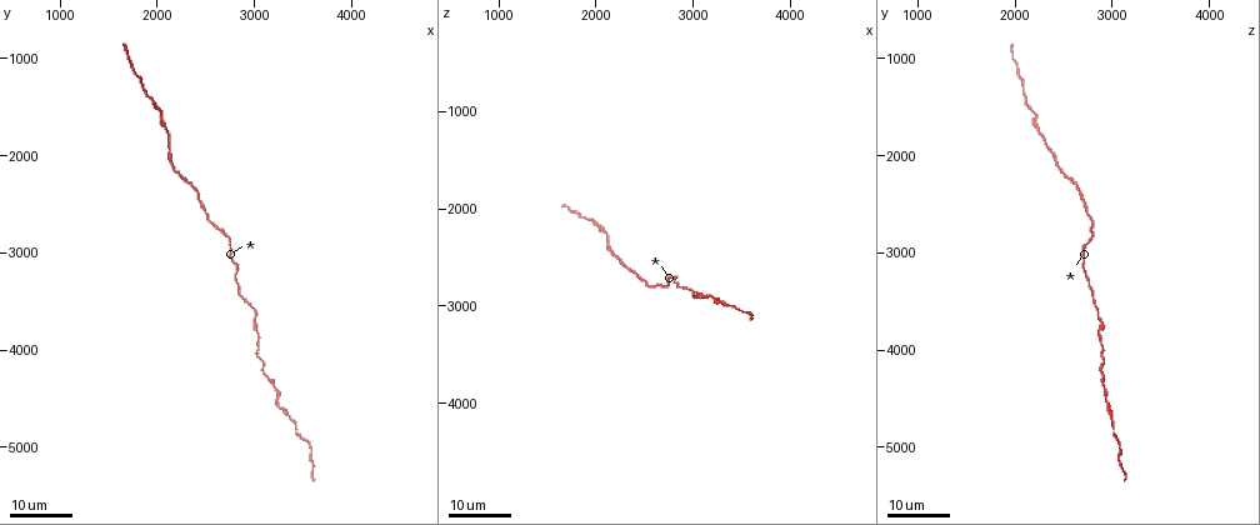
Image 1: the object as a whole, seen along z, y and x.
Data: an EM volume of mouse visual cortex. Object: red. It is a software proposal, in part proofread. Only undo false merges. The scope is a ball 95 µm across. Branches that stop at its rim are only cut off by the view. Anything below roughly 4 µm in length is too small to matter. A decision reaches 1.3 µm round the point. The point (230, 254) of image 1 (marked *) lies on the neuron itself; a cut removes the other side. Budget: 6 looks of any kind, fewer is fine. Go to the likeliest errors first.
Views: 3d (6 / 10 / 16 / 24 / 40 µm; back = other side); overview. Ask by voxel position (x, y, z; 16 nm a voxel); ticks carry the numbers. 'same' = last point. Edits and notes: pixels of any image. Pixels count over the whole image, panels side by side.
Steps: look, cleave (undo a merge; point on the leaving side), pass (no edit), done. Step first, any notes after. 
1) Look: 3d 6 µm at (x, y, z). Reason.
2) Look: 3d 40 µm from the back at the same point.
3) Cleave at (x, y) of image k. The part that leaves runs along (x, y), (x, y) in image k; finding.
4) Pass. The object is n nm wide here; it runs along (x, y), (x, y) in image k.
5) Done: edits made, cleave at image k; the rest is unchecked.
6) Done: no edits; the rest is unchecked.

Look: 3d 24 µm at (2240, 2220, 2520). Sudden change in width.

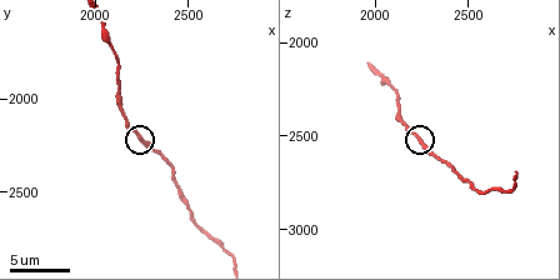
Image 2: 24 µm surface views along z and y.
Look: 3d 10 µm at (2240, 2220, 2520).

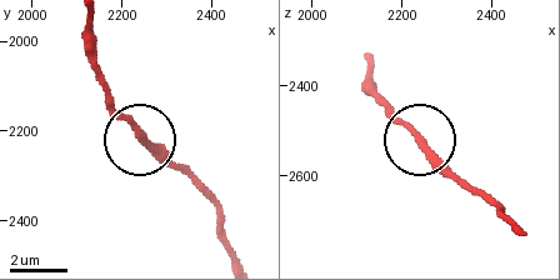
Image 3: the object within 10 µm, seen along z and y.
Pass. It runs along (239, 256), (213, 200), (148, 145), (106, 94) in image 3; all the same neuron.

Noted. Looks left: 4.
Look: 3d 16 µm at (2060, 1620, 2200). Thick turns thin.

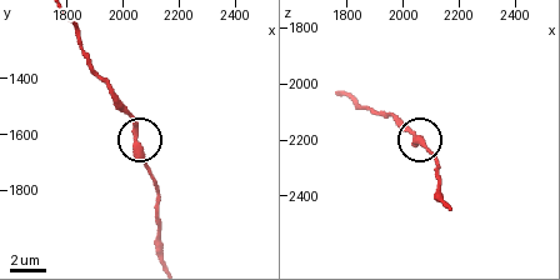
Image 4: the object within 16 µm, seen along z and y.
Look: 3d 10 µm at the same point.

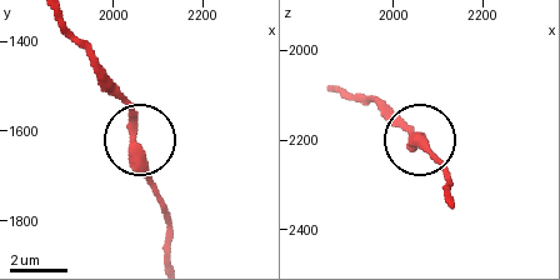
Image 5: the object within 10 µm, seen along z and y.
Look: 3d 6 µm at the same point.

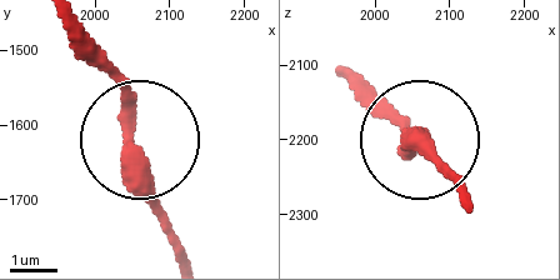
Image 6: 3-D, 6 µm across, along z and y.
Pass. All the same neuron.

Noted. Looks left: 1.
Look: 3d 6 µm at (2140, 1940, 2360). Thick turns thin.

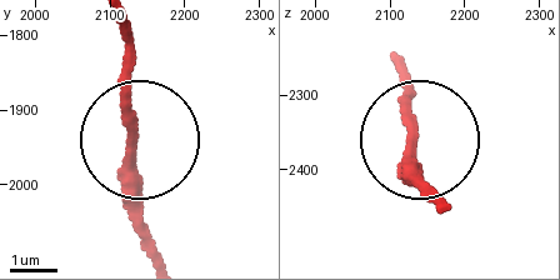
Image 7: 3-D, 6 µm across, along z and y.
Pass. All the same neuron.

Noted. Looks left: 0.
Done: no edits; the rest is unchecked.

